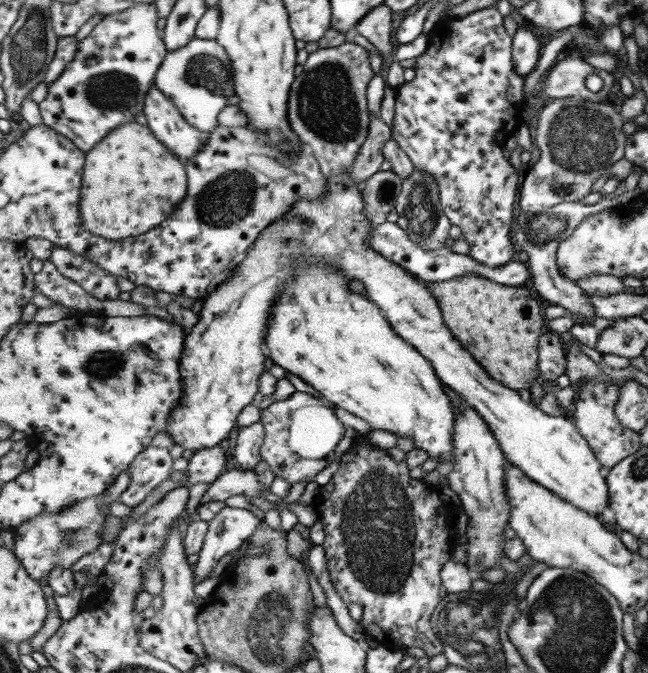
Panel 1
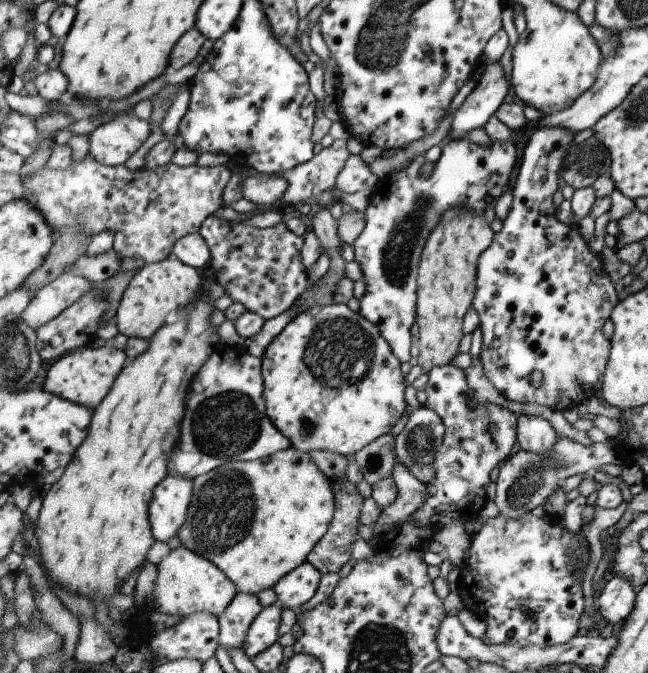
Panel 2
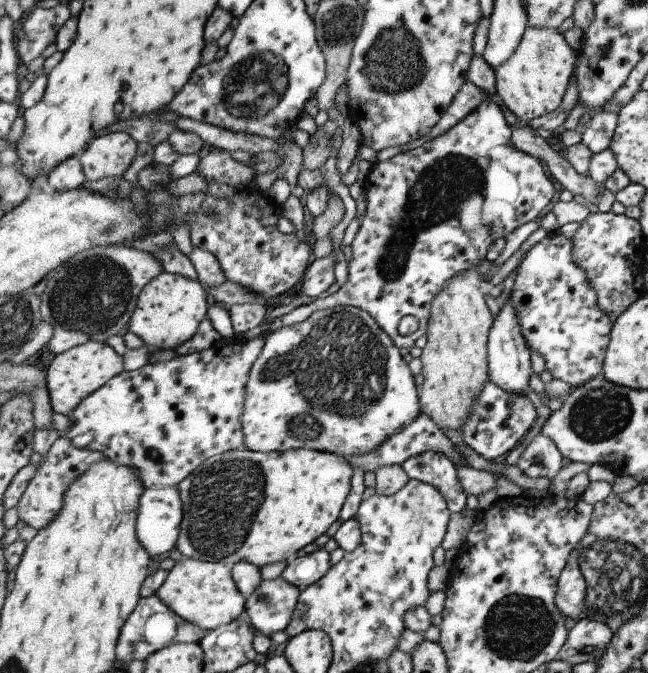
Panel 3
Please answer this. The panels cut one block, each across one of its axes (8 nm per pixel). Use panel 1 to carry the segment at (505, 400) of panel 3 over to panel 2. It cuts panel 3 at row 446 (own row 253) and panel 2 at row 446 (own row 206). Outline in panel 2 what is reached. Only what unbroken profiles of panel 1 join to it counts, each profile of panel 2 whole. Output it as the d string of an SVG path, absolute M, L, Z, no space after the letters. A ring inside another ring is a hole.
M450 363L441 367L433 368L429 373L430 380L428 388L426 389L426 403L425 406L431 408L434 412L443 418L446 427L446 436L443 446L437 454L437 458L433 462L433 466L437 468L435 478L429 484L423 484L423 488L427 490L425 496L425 504L411 514L411 522L425 526L425 528L432 528L435 530L442 529L451 522L459 522L463 526L469 524L471 520L479 520L481 508L487 502L487 488L491 487L491 472L499 466L503 465L505 456L511 457L511 452L517 444L517 436L519 432L518 416L513 414L511 410L497 406L497 404L476 404L471 406L471 398L473 398L473 390L467 384L467 374L456 365Z

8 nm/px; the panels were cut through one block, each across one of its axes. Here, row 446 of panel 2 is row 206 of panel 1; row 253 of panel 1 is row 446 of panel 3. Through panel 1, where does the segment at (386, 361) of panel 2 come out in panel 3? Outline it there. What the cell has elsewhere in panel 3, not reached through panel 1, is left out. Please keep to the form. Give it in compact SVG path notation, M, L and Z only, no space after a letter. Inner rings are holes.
M341 305L333 309L324 309L315 312L304 322L267 333L263 353L253 366L248 383L248 396L243 417L245 446L250 450L263 453L309 448L313 451L336 453L345 458L363 455L372 452L375 448L381 447L388 439L392 439L394 435L410 427L423 412L413 372L411 372L409 364L403 360L403 353L403 350L394 344L392 338L385 333L385 330L381 328L371 313L352 305Z

